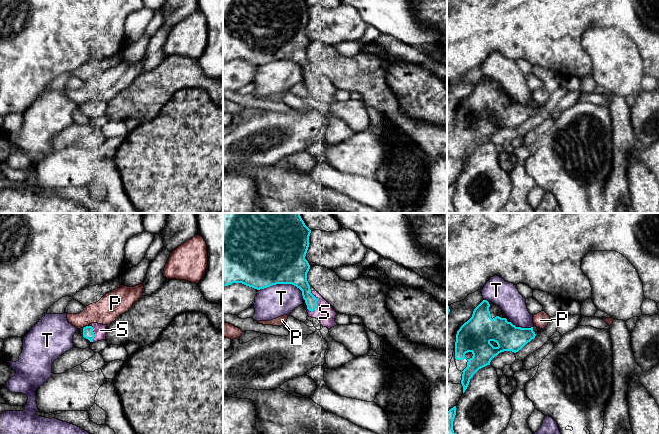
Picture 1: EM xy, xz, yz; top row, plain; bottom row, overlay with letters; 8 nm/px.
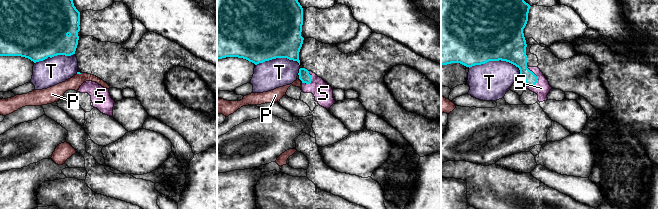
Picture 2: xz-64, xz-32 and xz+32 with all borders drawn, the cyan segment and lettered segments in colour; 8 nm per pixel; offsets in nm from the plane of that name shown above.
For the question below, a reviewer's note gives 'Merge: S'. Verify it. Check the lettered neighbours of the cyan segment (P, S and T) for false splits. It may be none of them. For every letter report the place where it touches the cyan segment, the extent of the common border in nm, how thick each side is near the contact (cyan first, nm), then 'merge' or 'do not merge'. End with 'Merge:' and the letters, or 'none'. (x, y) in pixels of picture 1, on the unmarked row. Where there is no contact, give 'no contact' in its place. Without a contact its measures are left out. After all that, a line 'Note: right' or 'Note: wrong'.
P: contact xy (86, 102); length 40 nm; calibres 90 and 200 nm; do not merge
S: contact xz (317, 77); length 180 nm; calibres 140 and 150 nm; merge
T: contact xz (283, 59); length 380 nm; calibres 480 and 260 nm; do not merge
Merge: S
Note: right

